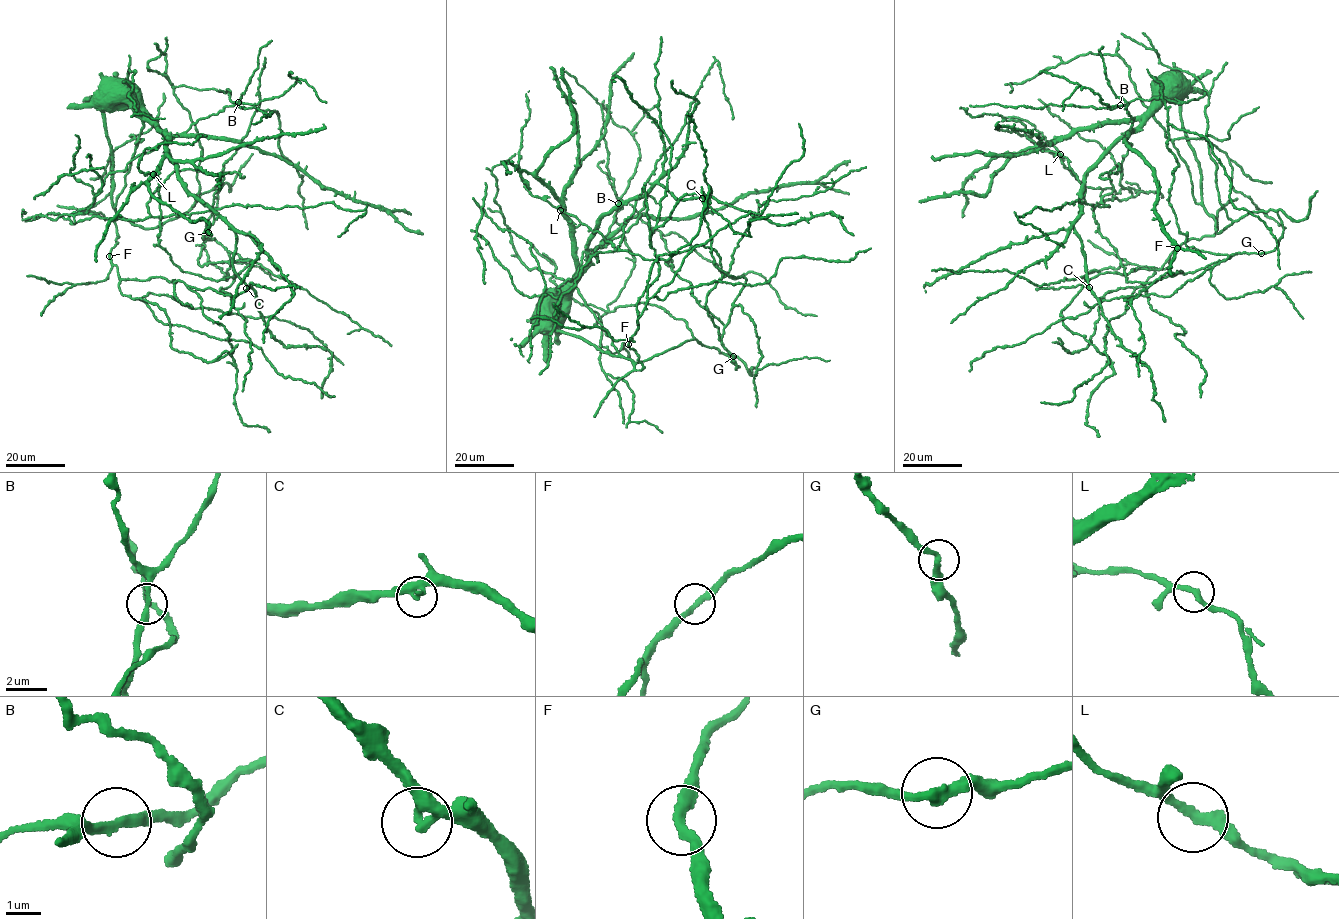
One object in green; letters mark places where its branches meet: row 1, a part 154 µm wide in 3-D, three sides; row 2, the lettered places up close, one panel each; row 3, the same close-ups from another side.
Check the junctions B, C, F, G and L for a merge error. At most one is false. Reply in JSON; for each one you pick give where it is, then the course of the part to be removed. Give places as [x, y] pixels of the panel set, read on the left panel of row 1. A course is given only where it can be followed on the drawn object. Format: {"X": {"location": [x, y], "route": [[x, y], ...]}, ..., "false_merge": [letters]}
{"false_merge": []}

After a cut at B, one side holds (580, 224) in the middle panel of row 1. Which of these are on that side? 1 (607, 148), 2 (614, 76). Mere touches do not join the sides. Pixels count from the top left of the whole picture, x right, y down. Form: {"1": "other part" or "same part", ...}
{"1": "other part", "2": "same part"}

